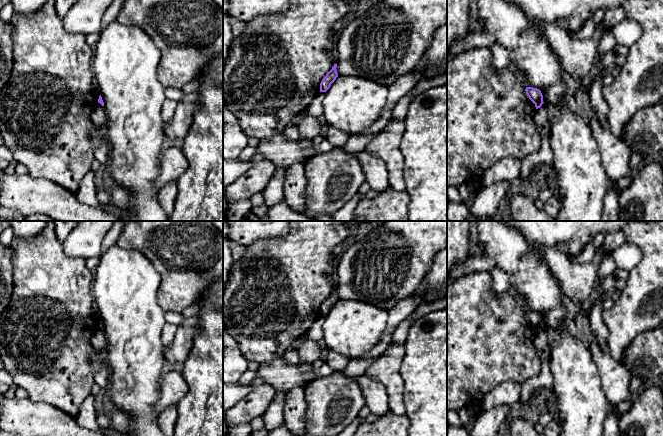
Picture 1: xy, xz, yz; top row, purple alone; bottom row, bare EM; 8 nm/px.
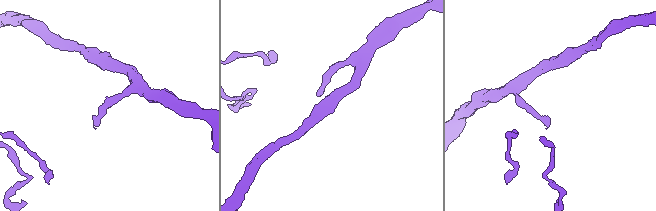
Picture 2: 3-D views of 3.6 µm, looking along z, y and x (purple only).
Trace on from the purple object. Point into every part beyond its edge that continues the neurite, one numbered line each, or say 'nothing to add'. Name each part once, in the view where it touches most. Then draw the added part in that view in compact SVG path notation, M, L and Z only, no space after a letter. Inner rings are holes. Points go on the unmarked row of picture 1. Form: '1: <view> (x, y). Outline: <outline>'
nothing to add

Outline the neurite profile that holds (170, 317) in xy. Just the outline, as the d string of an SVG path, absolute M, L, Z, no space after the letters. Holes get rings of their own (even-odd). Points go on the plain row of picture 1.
M165 312L164 314L165 322L169 324L175 324L177 326L182 325L182 322L185 320L181 313L177 312Z

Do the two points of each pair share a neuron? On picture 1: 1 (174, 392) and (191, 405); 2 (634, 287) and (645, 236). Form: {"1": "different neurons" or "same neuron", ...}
{"1": "different neurons", "2": "same neuron"}

